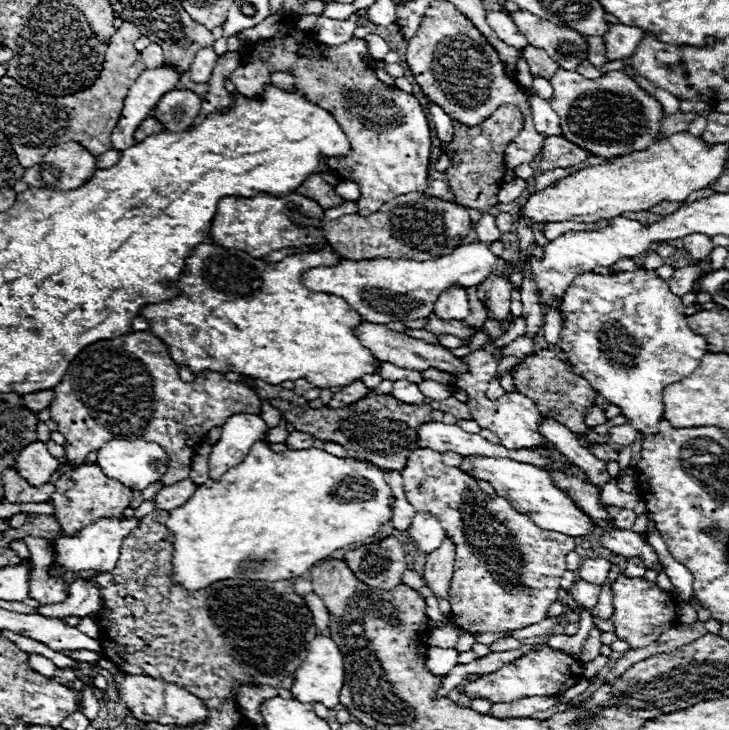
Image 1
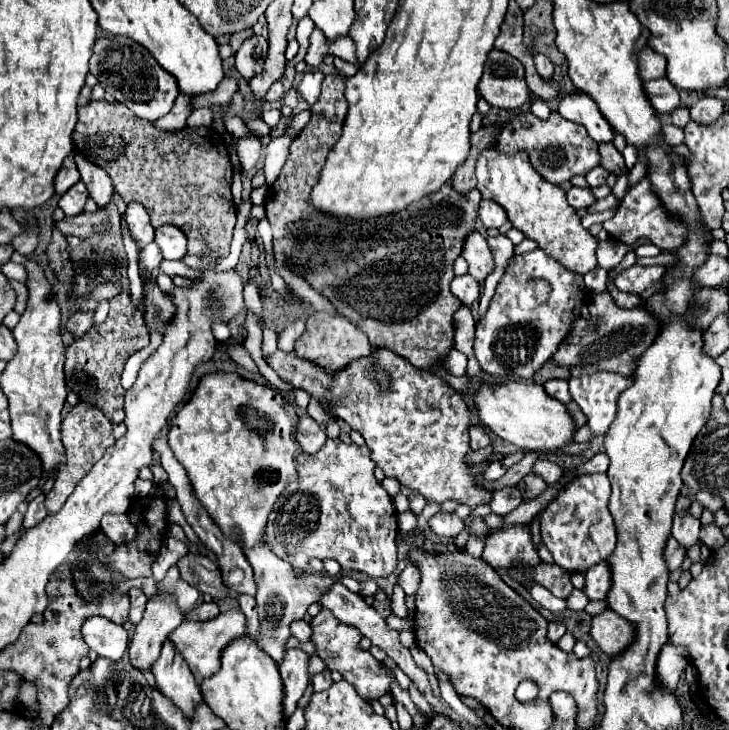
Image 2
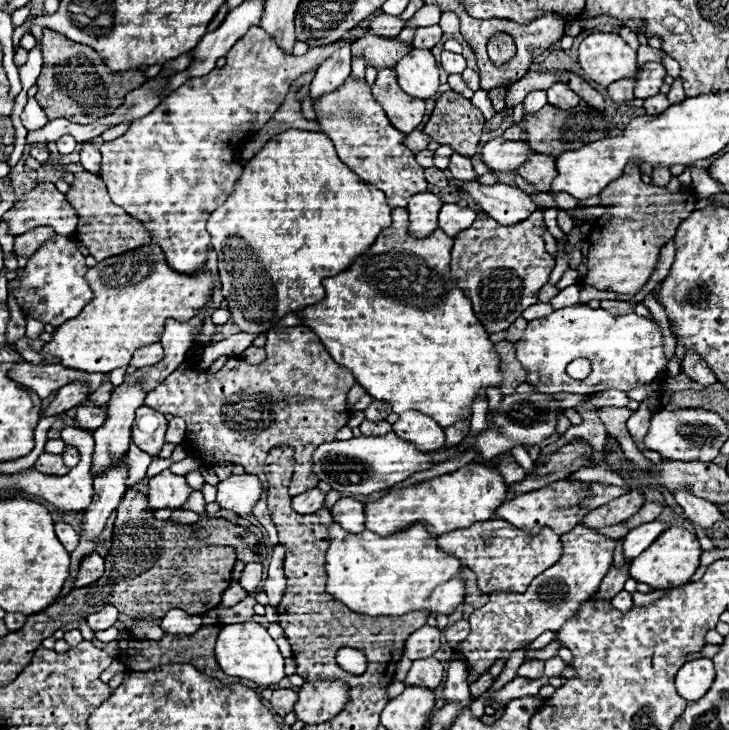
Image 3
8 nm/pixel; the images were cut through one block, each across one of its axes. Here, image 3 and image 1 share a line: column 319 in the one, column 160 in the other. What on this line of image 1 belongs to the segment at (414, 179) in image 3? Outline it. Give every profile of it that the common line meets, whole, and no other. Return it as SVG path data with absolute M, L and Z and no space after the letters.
M174 88L158 100L156 108L152 110L152 116L158 118L168 132L184 132L198 116L200 104L202 100L192 90Z

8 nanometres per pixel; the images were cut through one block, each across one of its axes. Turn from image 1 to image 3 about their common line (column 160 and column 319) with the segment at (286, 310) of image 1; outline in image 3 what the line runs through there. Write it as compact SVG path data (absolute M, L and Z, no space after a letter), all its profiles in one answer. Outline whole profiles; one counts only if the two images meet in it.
M396 208L392 210L392 226L390 228L384 228L380 232L380 236L376 238L376 242L362 254L358 256L344 272L332 276L332 278L326 278L322 284L326 288L326 298L318 304L312 304L308 308L302 308L296 312L296 316L304 322L304 326L308 326L318 338L320 342L326 346L326 352L332 356L332 360L336 364L340 364L342 368L348 368L356 382L374 398L374 400L382 400L382 402L390 402L394 412L396 414L402 414L406 410L418 410L430 418L434 418L440 426L450 426L454 424L456 420L460 418L470 418L472 412L470 412L470 406L476 398L476 394L482 390L486 392L486 388L490 386L500 386L500 380L502 380L502 374L498 372L498 356L494 352L494 344L488 340L488 332L484 332L482 324L478 322L478 318L474 316L472 312L472 304L470 300L464 296L464 292L460 288L456 288L456 280L450 278L450 270L448 270L448 264L450 264L450 250L452 250L452 240L442 232L442 230L436 230L430 238L424 238L424 240L416 240L408 234L406 230L408 226L408 212L402 210L402 208Z

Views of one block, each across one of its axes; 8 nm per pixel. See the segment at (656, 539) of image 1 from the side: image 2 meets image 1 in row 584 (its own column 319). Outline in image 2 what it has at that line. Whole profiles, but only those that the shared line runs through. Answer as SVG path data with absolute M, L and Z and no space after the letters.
M324 670L324 672L320 672L320 674L316 674L316 676L312 678L314 692L322 692L322 690L326 690L326 688L330 688L330 684L332 684L330 670Z

